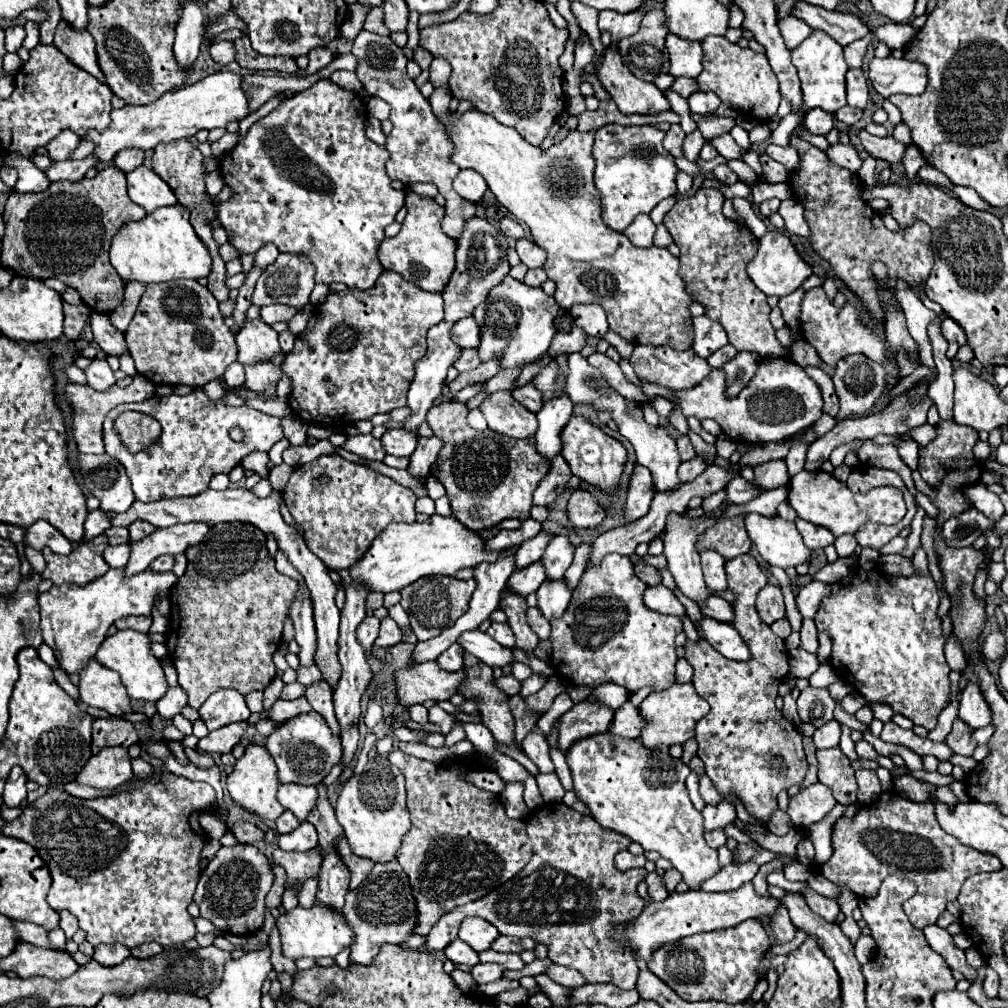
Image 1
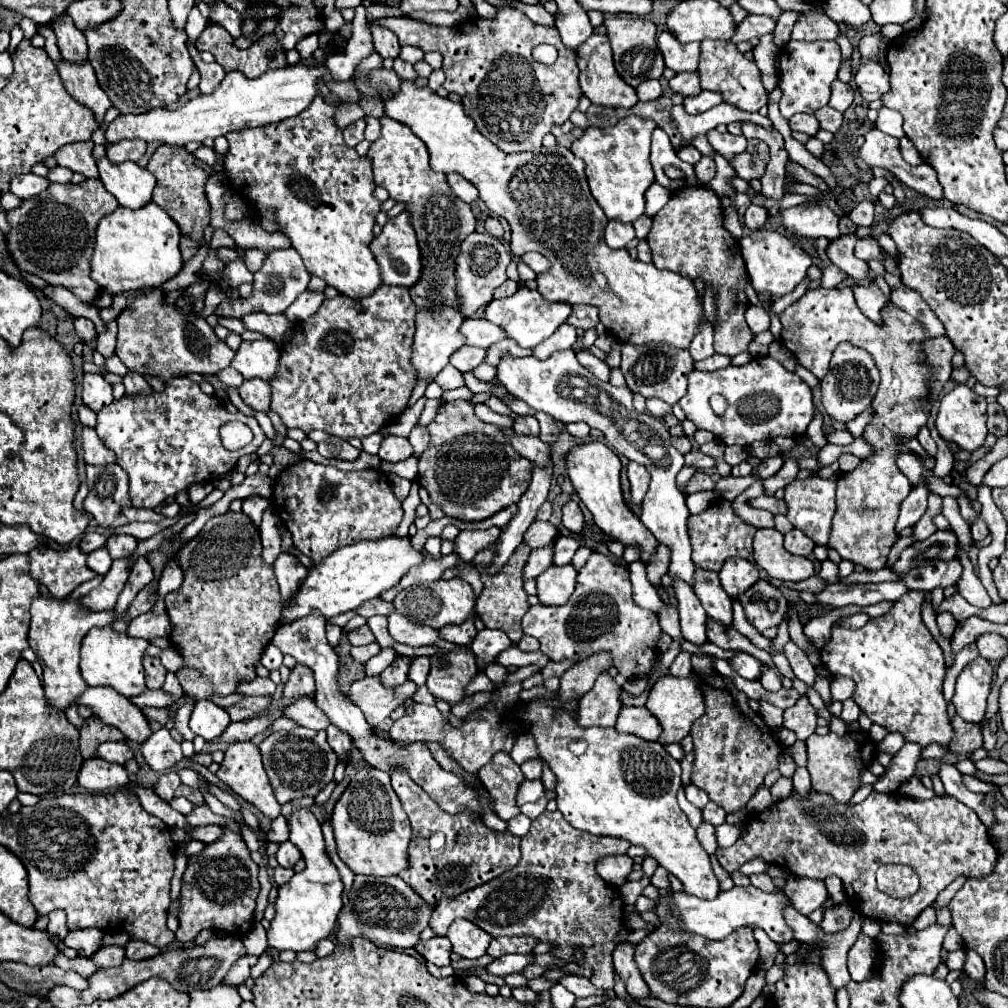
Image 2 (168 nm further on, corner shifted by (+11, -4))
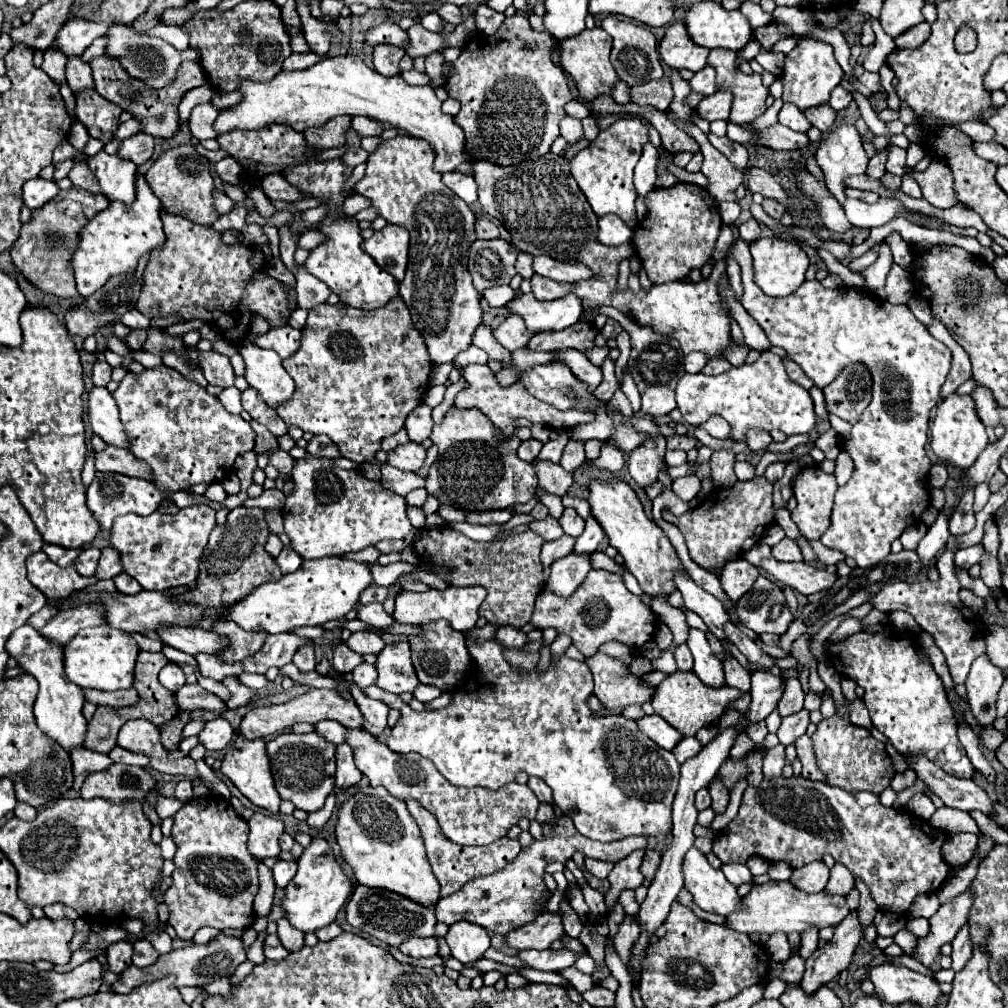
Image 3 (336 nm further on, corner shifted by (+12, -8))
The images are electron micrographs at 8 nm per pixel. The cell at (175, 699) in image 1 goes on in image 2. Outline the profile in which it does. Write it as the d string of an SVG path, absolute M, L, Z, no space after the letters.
M168 672L168 674L166 674L166 682L164 682L162 690L164 690L168 696L176 698L176 700L180 700L180 698L184 696L184 692L182 692L182 688L180 688L180 682L176 680L174 672Z

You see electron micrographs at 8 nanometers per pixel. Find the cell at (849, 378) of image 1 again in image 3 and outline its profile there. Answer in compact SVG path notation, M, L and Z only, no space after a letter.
M861 364L847 366L825 390L827 410L855 424L871 400L871 376Z

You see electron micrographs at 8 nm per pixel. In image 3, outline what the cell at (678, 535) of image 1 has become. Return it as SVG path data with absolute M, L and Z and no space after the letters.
M691 628L687 646L695 658L693 672L699 676L699 680L709 688L723 688L725 686L723 662L711 652L709 642L705 638L705 632Z

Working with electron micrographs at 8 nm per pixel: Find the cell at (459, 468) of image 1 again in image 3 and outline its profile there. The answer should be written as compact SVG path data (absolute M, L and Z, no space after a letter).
M451 408L441 424L433 426L431 442L439 446L439 456L429 468L427 492L439 498L441 504L451 504L461 510L495 510L511 508L529 502L535 496L537 474L529 462L517 458L521 440L513 436L507 442L495 440L487 416L475 410Z

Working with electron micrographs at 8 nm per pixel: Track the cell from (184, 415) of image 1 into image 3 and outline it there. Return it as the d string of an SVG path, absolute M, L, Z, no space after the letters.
M165 364L143 370L141 374L127 372L119 388L113 392L113 398L117 400L117 406L121 410L121 422L125 424L131 440L129 450L151 466L151 470L155 472L155 486L159 486L159 490L163 492L177 492L187 490L195 484L225 480L231 474L235 458L243 452L253 450L255 446L255 434L249 422L245 422L241 416L229 414L217 396L207 394L203 386L187 380L177 370L167 368Z

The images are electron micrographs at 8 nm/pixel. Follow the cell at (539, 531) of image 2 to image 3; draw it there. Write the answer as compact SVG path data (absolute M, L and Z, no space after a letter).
M547 516L545 520L535 520L529 524L529 528L539 536L543 536L543 540L557 540L559 536L563 536L559 520L555 520L553 516Z

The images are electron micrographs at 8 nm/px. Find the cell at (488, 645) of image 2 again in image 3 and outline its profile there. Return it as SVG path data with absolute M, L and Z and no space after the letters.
M501 626L495 634L495 638L505 646L505 648L521 648L527 644L527 634L523 630L517 630L513 626Z

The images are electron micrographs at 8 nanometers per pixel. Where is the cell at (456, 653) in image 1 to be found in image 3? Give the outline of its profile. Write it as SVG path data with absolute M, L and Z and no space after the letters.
M393 642L387 644L375 662L377 680L375 684L387 692L403 694L413 692L419 684L413 664L411 664L411 650L407 642Z

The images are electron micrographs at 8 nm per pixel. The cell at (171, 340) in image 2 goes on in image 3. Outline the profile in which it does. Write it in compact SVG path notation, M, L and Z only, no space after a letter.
M203 352L201 354L201 368L205 372L205 378L209 384L219 388L229 388L235 382L233 366L227 356L221 356L217 352Z

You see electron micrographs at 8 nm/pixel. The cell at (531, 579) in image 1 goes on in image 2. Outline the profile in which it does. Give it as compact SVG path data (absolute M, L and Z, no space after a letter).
M552 546L550 548L538 548L530 552L530 558L524 566L522 578L524 580L534 580L536 576L540 576L548 566L552 564Z

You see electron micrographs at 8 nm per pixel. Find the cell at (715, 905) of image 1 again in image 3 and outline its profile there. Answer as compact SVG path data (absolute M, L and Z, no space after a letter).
M769 880L767 884L753 886L753 890L743 898L743 908L739 912L733 912L733 916L727 916L727 926L737 932L805 932L807 928L827 928L837 926L845 916L849 914L849 906L843 896L833 896L829 892L819 894L807 894L803 890L797 890L791 882L777 882Z

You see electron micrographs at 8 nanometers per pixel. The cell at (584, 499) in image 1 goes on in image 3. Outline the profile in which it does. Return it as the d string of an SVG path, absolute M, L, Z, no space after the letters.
M565 508L559 522L561 522L563 532L569 534L569 536L579 536L583 532L583 528L585 528L585 520L573 508Z

